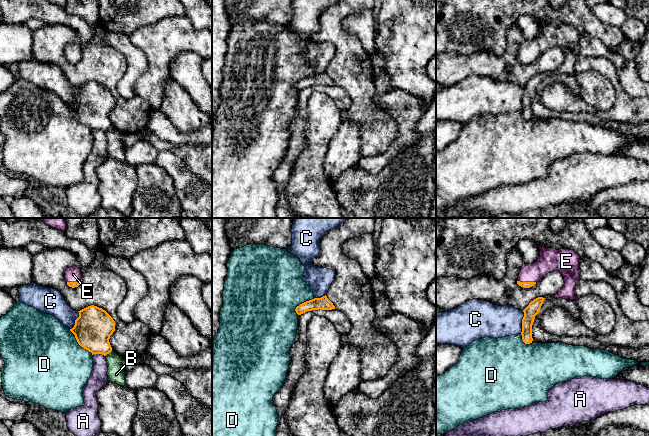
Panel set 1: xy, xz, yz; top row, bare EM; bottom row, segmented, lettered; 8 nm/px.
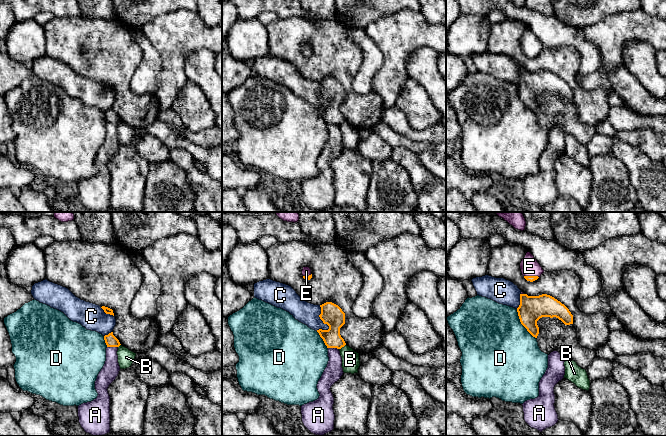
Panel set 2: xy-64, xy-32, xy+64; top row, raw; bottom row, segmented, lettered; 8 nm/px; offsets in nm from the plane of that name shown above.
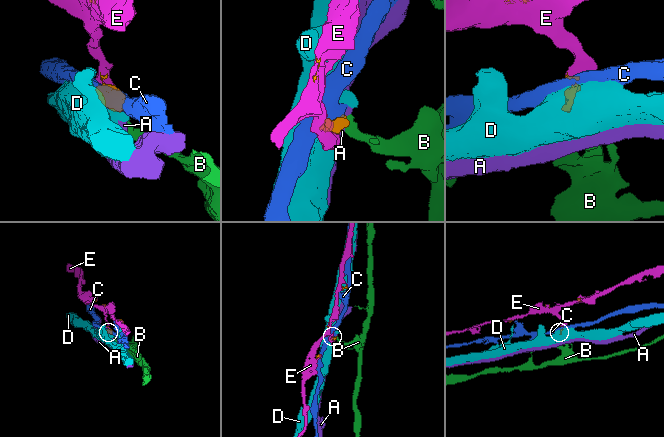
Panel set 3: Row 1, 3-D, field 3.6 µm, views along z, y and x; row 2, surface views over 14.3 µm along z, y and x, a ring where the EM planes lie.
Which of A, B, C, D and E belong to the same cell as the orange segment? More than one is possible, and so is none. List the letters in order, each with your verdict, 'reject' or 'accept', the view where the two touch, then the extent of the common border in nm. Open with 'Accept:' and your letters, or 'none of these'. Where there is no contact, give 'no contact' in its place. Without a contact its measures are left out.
Accept: none of these
A: reject; contact in xy; length 110 nm
B: reject; contact in xy; length 70 nm
C: reject; contact in yz; length 190 nm
D: reject; contact in xy; length 280 nm
E: reject; contact in yz; length 150 nm

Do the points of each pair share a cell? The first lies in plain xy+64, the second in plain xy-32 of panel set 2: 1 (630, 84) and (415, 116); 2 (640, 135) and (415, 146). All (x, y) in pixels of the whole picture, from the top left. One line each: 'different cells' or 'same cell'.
1: same cell
2: same cell

